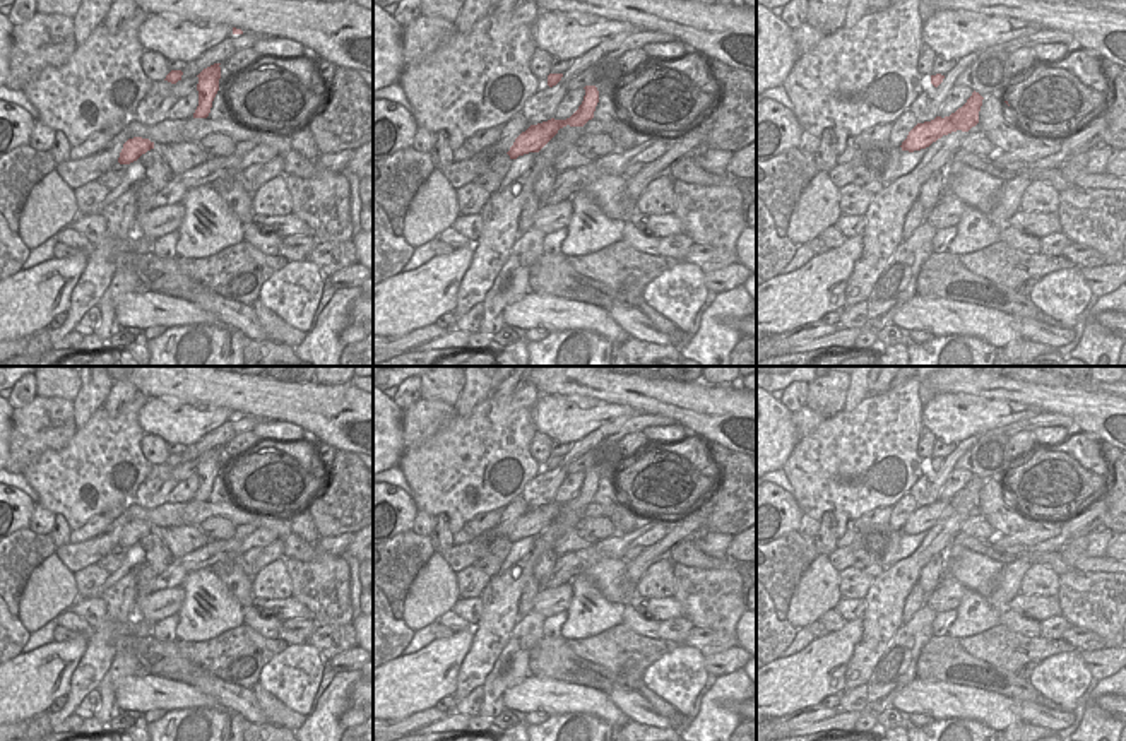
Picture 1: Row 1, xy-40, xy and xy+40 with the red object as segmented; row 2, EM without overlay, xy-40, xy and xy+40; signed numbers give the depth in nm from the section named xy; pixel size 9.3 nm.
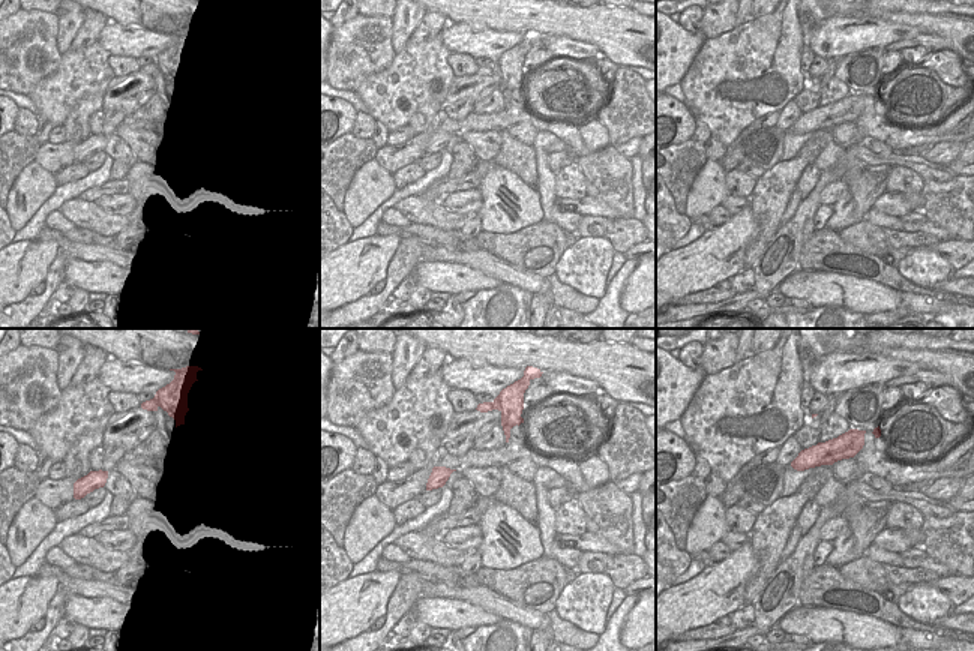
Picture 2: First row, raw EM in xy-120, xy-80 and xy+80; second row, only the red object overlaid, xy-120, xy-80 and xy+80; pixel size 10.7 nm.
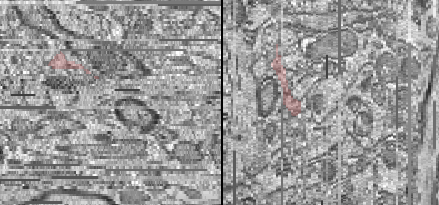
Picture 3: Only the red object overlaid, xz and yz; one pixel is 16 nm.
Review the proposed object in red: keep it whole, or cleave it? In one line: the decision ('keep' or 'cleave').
cleave

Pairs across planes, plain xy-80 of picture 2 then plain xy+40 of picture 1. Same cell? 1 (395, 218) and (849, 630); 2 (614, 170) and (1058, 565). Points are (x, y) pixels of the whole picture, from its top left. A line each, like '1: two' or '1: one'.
1: two
2: two

